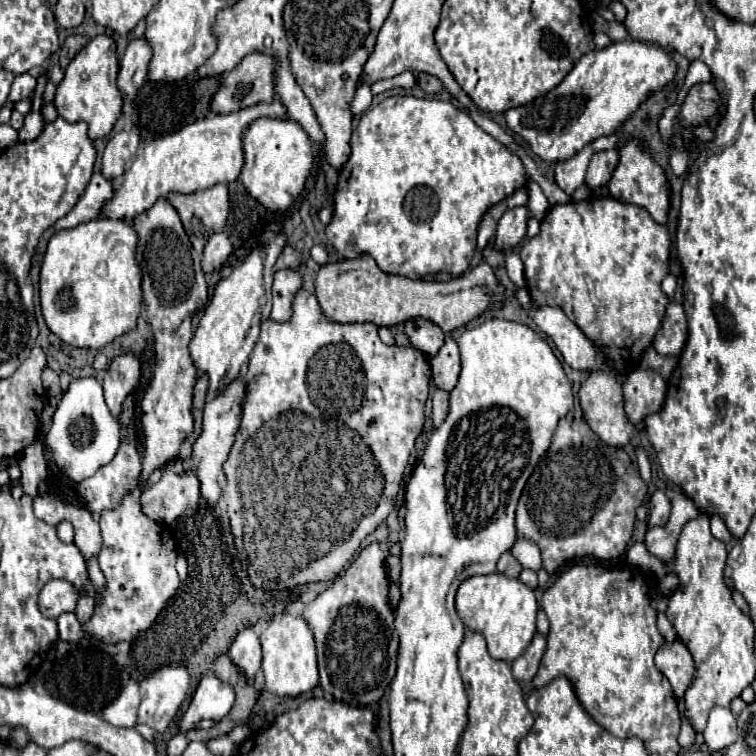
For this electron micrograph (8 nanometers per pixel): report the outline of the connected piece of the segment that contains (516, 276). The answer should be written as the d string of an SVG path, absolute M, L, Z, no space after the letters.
M507 252L505 256L505 268L515 286L525 286L525 276L523 276L523 262L517 256L517 252Z

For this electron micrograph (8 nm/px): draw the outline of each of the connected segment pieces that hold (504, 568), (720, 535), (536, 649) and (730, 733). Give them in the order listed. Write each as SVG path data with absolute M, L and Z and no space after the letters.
M505 552L501 558L499 558L499 562L497 562L497 572L503 572L503 574L507 574L507 576L519 576L521 574L521 570L523 570L523 566L513 558L513 554L511 552Z
M711 516L711 534L713 534L717 540L721 540L721 542L729 542L729 540L731 540L729 530L725 528L725 524L723 524L723 520L721 520L719 516Z
M535 634L531 644L527 646L527 650L513 662L513 676L521 682L521 684L529 684L533 680L533 676L537 674L541 656L545 654L545 644L547 638L543 634Z
M715 706L709 714L709 722L707 728L703 730L703 736L711 752L723 750L729 744L733 744L737 738L737 720L731 714L731 710L723 706Z

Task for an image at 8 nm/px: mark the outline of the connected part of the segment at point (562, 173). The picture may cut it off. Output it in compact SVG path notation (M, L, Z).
M611 134L611 136L603 136L597 138L595 142L587 144L583 150L579 150L575 156L571 156L569 160L561 160L555 168L555 182L557 186L565 192L565 194L573 194L575 188L579 188L585 182L585 172L589 166L589 160L595 152L601 152L605 148L605 144L609 144L609 148L615 146L619 134Z

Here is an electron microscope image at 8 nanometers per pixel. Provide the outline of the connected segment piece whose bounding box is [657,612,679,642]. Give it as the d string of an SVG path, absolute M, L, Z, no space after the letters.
M659 612L659 616L657 616L657 628L659 628L659 632L663 634L665 640L669 640L669 642L679 640L679 634L675 634L675 628L671 626L669 618L665 616L665 612Z

